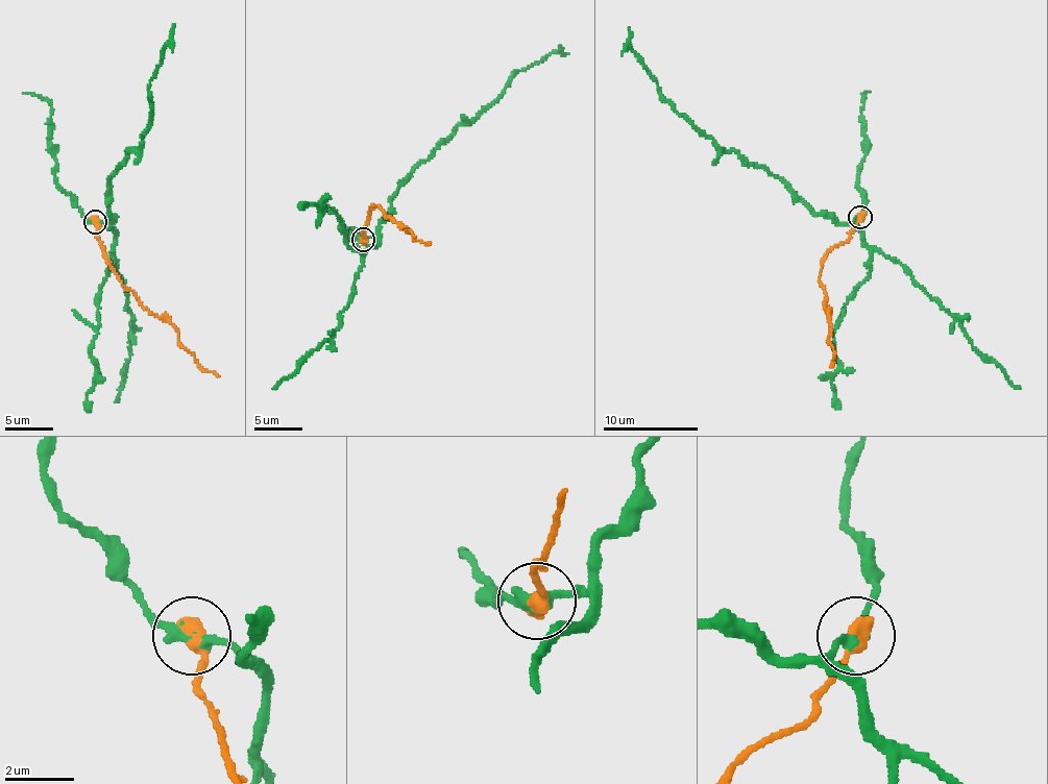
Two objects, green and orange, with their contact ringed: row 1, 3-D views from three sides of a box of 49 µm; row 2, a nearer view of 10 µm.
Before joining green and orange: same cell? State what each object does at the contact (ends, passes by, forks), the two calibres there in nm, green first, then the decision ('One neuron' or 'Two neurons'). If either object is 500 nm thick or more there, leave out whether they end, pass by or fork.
Thickness 300 nm (green) against 550 nm. Two neurons

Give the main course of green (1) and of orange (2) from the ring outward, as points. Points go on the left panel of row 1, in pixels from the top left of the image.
1: (96, 221), (108, 227), (107, 187), (128, 150), (140, 147), (148, 127), (151, 109), (148, 90), (175, 24)
2: (96, 221), (96, 235), (121, 283), (137, 299), (175, 328), (183, 347), (197, 362), (219, 376)

